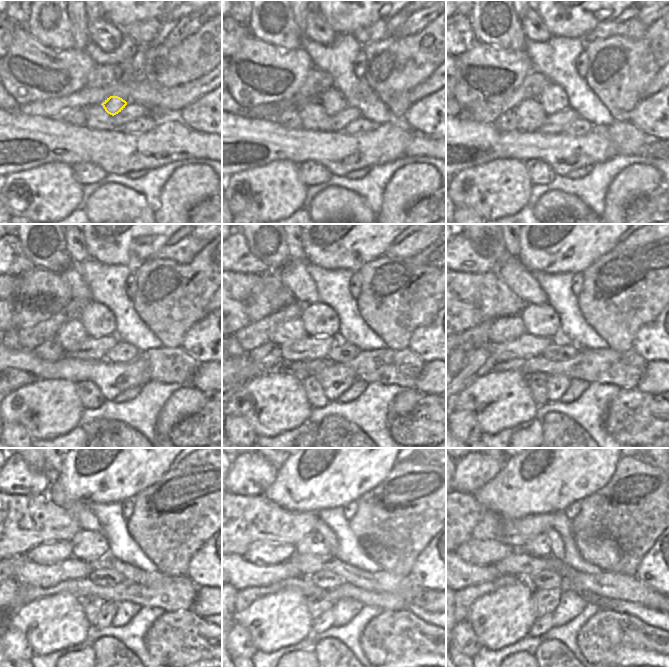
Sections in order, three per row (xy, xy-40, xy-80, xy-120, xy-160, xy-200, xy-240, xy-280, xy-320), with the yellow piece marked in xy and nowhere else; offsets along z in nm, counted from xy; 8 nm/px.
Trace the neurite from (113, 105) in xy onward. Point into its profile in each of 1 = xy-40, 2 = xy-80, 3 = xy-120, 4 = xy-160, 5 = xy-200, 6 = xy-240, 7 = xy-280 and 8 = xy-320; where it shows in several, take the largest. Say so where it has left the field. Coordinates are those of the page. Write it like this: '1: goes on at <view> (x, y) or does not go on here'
1: goes on at xy-40 (332, 100)
2: goes on at xy-80 (552, 98)
3: goes on at xy-120 (98, 321)
4: goes on at xy-160 (320, 320)
5: goes on at xy-200 (541, 320)
6: goes on at xy-240 (88, 545)
7: goes on at xy-280 (313, 544)
8: goes on at xy-320 (538, 546)

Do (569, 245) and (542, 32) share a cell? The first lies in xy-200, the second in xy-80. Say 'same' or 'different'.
different

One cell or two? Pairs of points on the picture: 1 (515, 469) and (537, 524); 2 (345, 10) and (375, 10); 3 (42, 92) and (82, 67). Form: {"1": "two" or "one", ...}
{"1": "two", "2": "one", "3": "one"}

